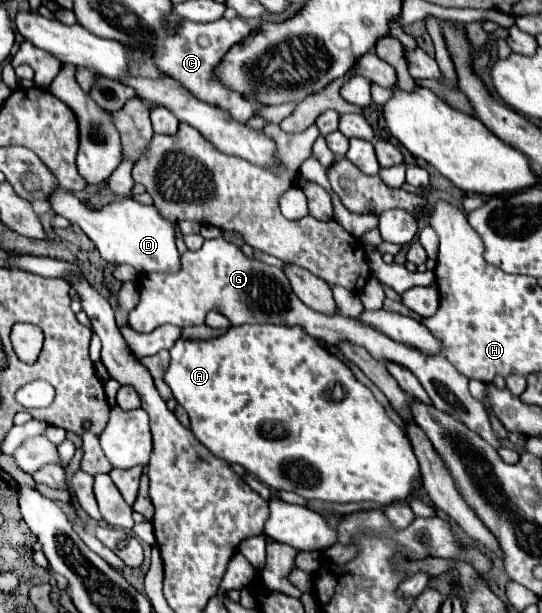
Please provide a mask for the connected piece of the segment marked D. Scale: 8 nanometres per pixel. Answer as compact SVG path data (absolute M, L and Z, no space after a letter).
M57 187L51 191L49 199L55 215L65 217L73 225L81 227L85 235L95 243L101 257L109 263L127 263L137 271L167 271L175 273L179 269L179 251L175 247L173 223L163 219L153 205L141 205L135 199L123 199L103 209L93 209L81 203L73 193Z

